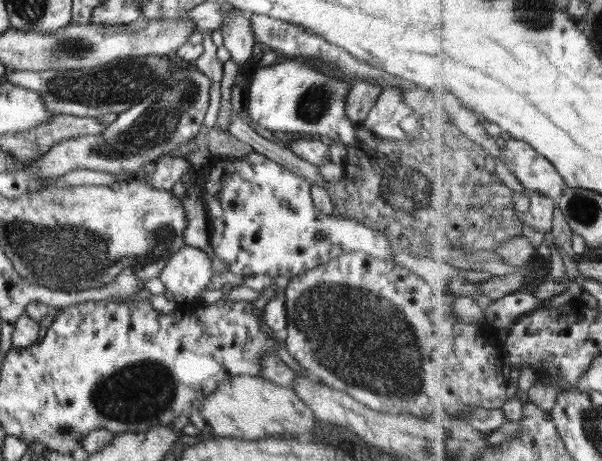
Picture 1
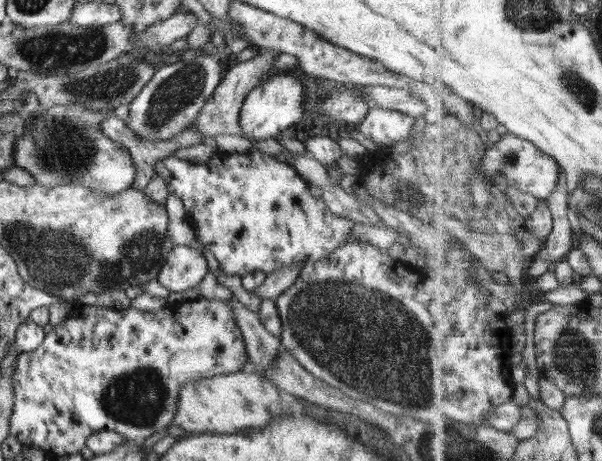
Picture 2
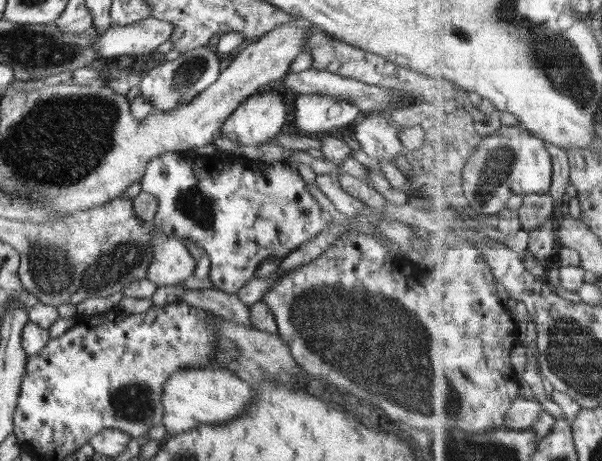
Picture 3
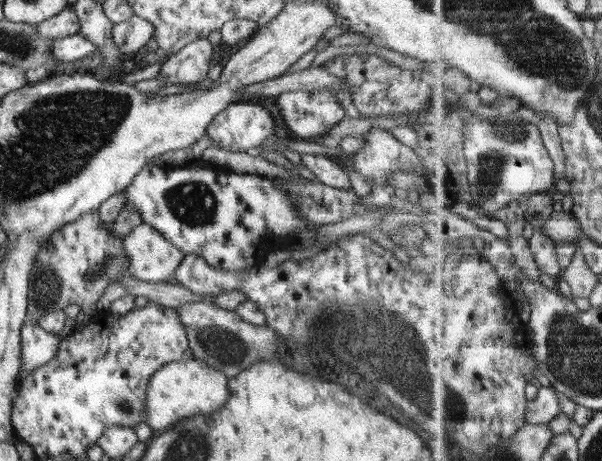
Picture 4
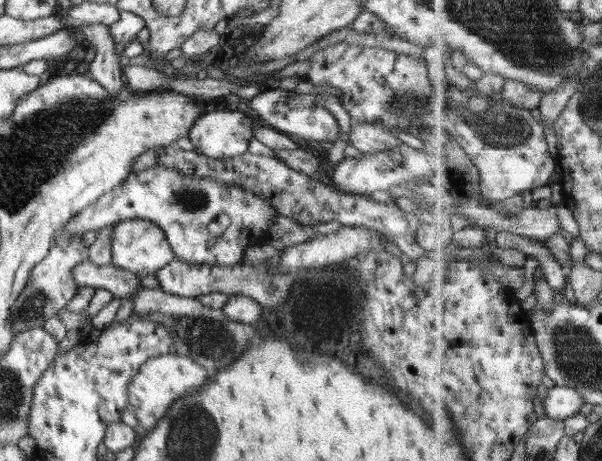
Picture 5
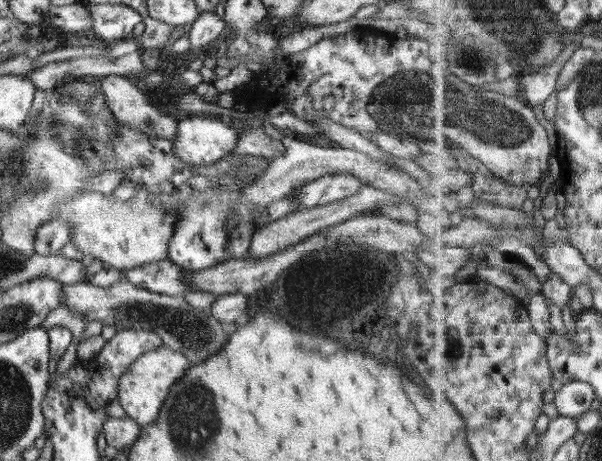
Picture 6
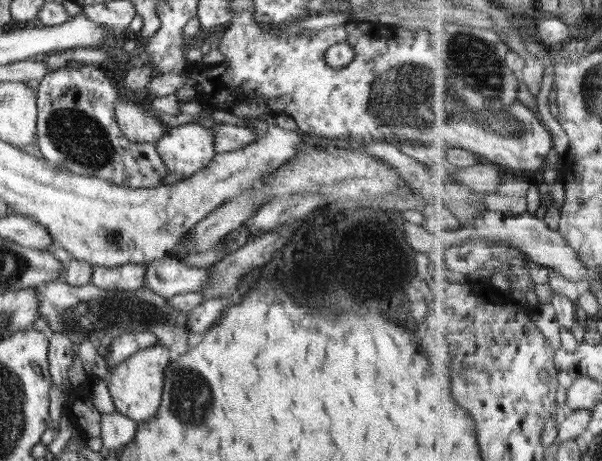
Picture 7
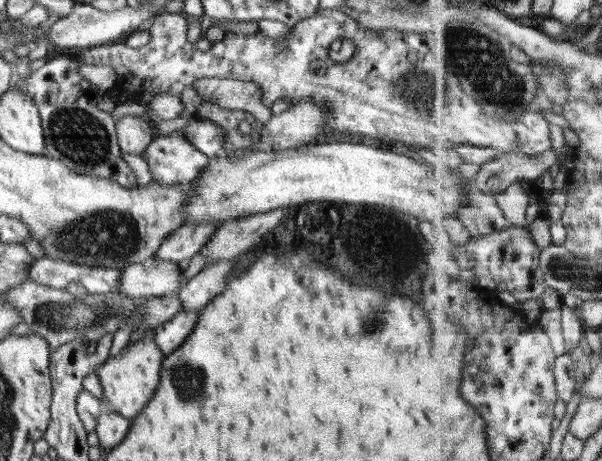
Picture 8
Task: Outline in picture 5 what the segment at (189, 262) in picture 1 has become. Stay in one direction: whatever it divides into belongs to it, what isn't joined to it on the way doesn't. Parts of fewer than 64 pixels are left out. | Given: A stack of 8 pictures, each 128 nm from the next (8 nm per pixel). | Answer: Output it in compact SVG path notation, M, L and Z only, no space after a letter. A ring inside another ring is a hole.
M128 218L120 220L112 228L112 264L129 270L135 274L154 274L166 264L170 264L175 259L175 254L166 241L164 230L142 218Z

